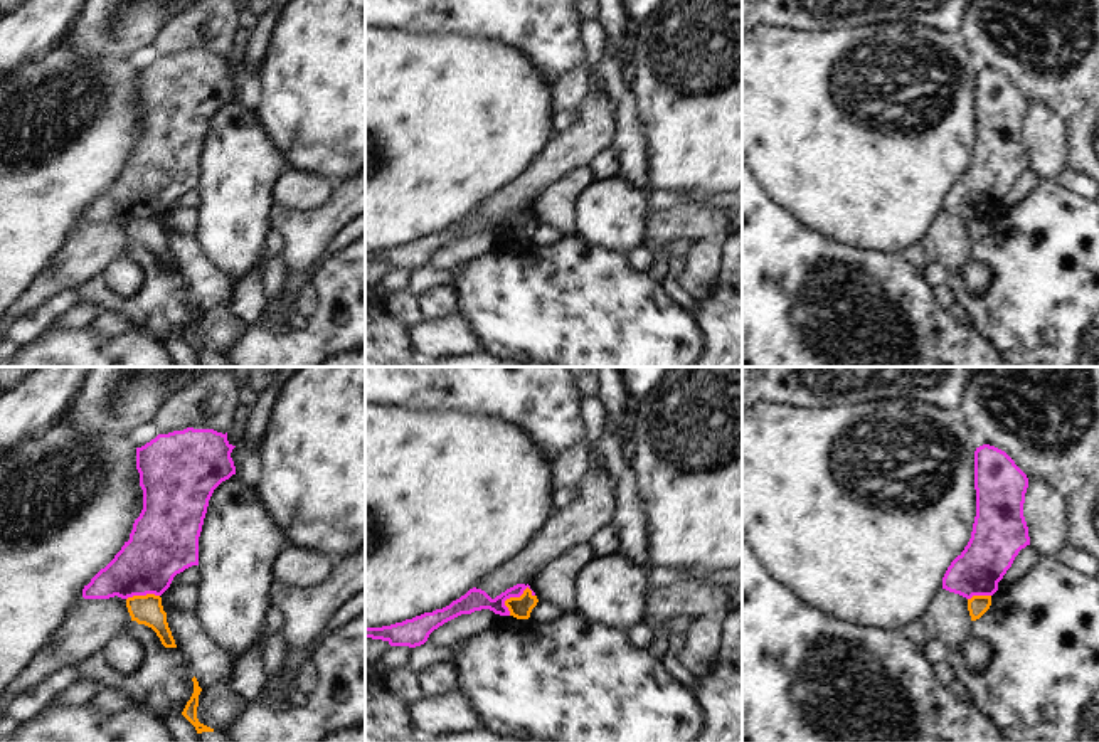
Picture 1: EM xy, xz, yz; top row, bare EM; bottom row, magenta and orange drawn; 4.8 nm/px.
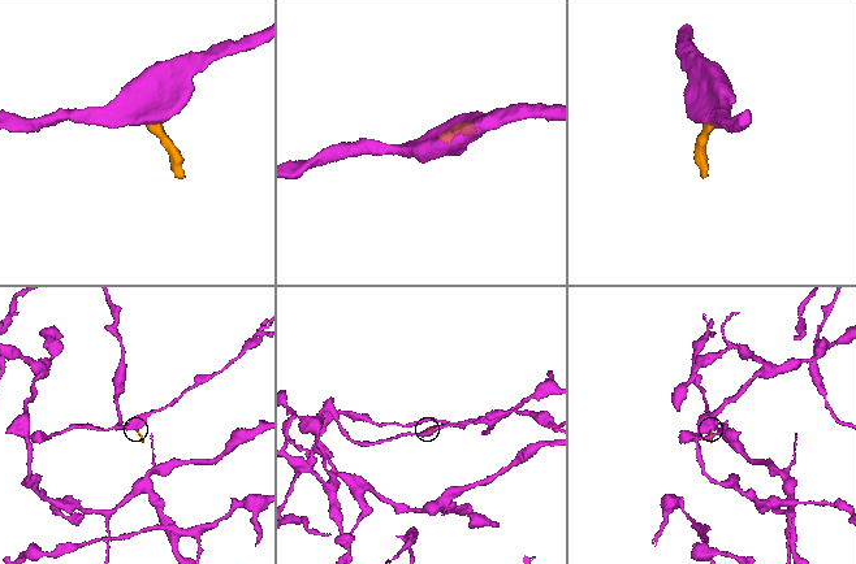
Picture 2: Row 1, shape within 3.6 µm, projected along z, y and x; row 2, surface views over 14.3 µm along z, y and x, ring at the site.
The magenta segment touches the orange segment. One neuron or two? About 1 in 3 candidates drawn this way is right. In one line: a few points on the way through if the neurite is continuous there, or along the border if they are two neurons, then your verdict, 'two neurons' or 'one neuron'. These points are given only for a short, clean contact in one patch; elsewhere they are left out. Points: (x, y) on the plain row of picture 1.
border xz (527, 209), (519, 219), (510, 219), (505, 224), (509, 238); two neurons

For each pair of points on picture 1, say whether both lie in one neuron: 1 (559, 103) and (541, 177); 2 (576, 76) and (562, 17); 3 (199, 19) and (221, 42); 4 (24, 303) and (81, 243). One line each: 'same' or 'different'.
1: different
2: different
3: same
4: same

